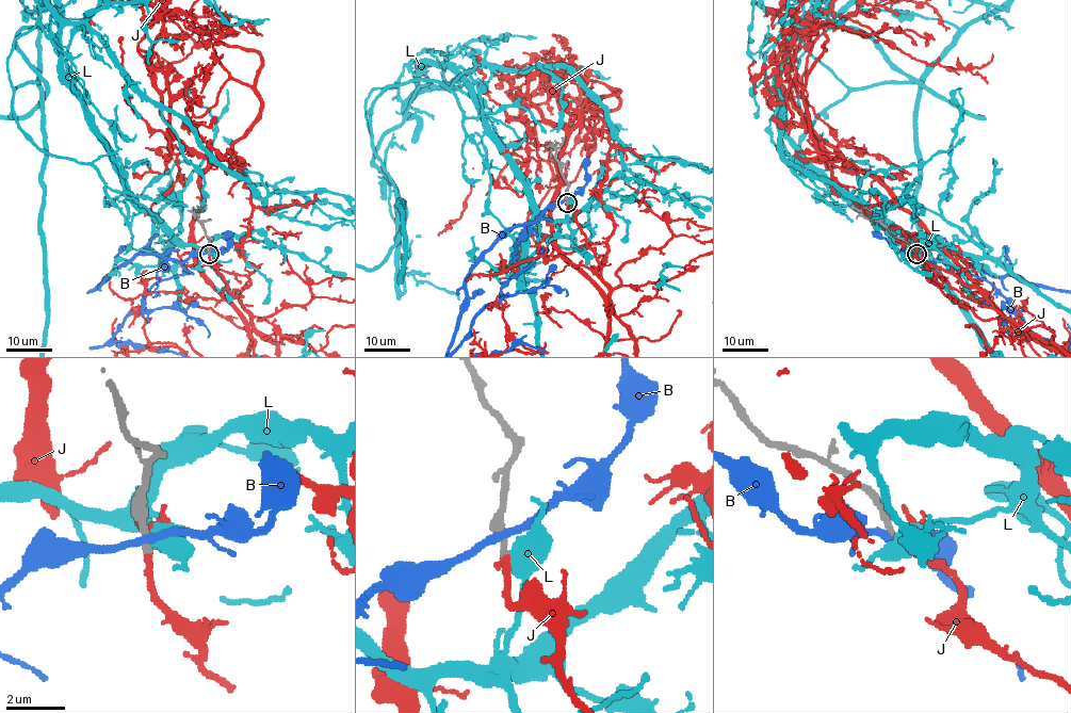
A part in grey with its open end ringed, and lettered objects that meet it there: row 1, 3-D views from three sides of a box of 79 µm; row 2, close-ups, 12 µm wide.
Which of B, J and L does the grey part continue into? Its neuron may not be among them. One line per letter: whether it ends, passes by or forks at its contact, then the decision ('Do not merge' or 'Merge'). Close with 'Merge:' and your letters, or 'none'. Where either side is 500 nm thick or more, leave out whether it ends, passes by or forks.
B: It passes by. Do not merge
J: It passes by. Merge
L: It passes by. Do not merge
Merge: J

